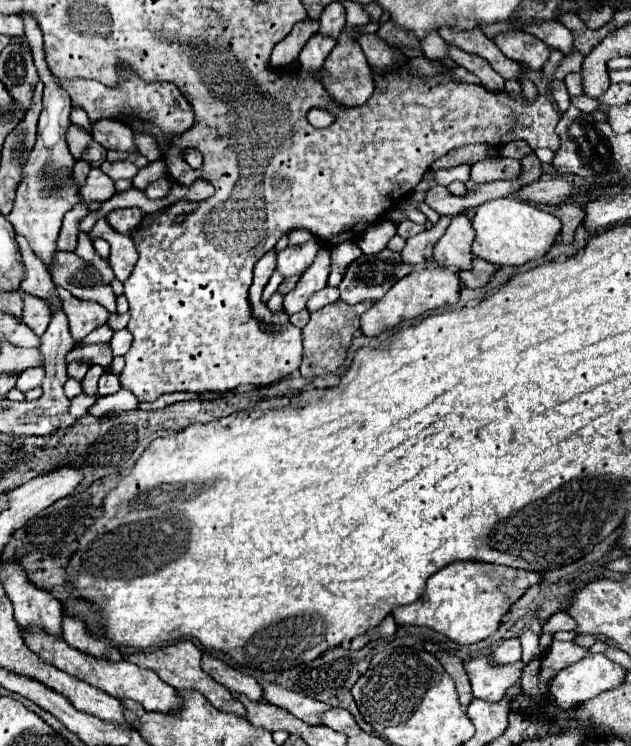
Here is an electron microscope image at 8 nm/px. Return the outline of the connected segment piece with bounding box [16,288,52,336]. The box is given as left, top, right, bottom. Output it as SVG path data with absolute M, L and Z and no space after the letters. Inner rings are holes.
M20 288L16 290L20 296L22 296L22 302L24 302L24 324L28 328L32 328L38 336L42 336L48 328L48 322L50 322L50 306L42 300L42 298L34 298L34 296L26 296L26 292L22 292Z

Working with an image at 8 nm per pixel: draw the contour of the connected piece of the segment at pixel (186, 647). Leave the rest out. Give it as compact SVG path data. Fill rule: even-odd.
M184 640L184 642L178 642L178 644L172 644L172 646L164 646L164 648L158 648L154 652L136 652L132 656L126 656L126 660L134 662L136 666L140 668L150 668L154 672L158 672L158 676L174 686L176 690L198 690L214 708L222 710L222 712L232 712L236 714L238 718L246 718L246 712L244 712L244 706L242 702L238 702L232 692L224 686L220 686L210 674L206 674L202 670L202 652L190 642L190 640Z

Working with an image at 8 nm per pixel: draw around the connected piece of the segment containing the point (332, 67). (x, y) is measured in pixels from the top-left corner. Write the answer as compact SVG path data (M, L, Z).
M344 28L342 36L338 38L336 46L328 54L324 66L322 66L322 84L326 88L326 92L344 106L360 106L366 104L366 100L374 94L374 78L372 70L369 67L364 52L360 50L358 44L354 44L354 30Z

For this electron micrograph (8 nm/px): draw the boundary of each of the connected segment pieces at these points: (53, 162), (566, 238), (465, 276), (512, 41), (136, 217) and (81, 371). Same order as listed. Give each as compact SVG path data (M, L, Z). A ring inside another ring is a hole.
M24 16L24 26L26 26L26 38L32 48L34 64L40 74L40 80L44 82L44 108L38 120L38 140L30 152L30 158L22 166L22 180L16 190L16 200L14 200L14 210L6 216L16 234L22 234L34 252L40 254L44 264L50 264L50 254L56 252L56 238L58 230L62 224L64 214L74 208L74 204L80 202L78 196L78 186L72 178L72 168L76 164L74 156L68 150L66 144L66 132L70 128L70 96L54 82L52 72L46 66L44 60L44 50L42 50L42 32L38 30L38 24L34 18Z
M566 202L562 206L548 206L548 212L560 218L560 222L562 222L560 238L562 238L562 242L570 244L572 238L574 238L576 226L584 220L584 210L578 208L578 206L574 206L574 204L570 204L570 202Z
M474 258L472 260L472 268L470 270L462 270L460 272L460 280L468 286L468 288L480 288L484 286L490 276L498 270L498 266L482 260L482 258Z
M522 30L498 34L494 42L504 52L504 56L516 60L518 64L530 70L542 70L542 66L550 58L550 46L546 46L544 42Z
M126 208L126 210L114 210L108 214L108 224L124 236L130 236L130 232L138 226L138 222L142 220L142 212L138 208Z
M72 362L72 364L68 364L68 376L82 381L84 374L88 372L88 368L90 368L90 364L86 364L86 362Z

